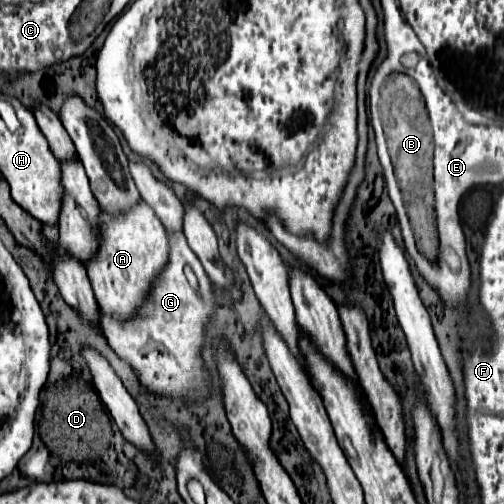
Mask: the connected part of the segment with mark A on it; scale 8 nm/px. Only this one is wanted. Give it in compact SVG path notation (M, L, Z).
M141 198L123 212L111 214L103 206L99 208L97 250L85 262L95 298L103 312L115 318L127 318L147 296L149 284L155 274L165 266L169 254L167 236L161 220L153 208Z

